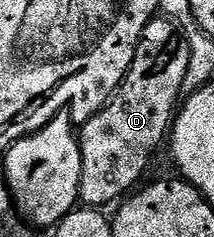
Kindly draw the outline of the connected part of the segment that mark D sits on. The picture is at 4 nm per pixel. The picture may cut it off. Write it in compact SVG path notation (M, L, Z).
M155 18L148 22L148 26L144 26L144 34L136 50L136 58L132 58L132 66L128 70L126 79L118 87L110 103L81 125L78 145L82 155L82 169L78 198L83 205L102 210L107 207L105 204L112 203L113 205L121 201L131 190L139 187L138 179L145 174L150 159L158 152L158 147L161 144L163 147L173 125L176 109L183 95L184 74L188 74L189 53L188 38L184 38L184 34L179 30L178 23L174 19Z

